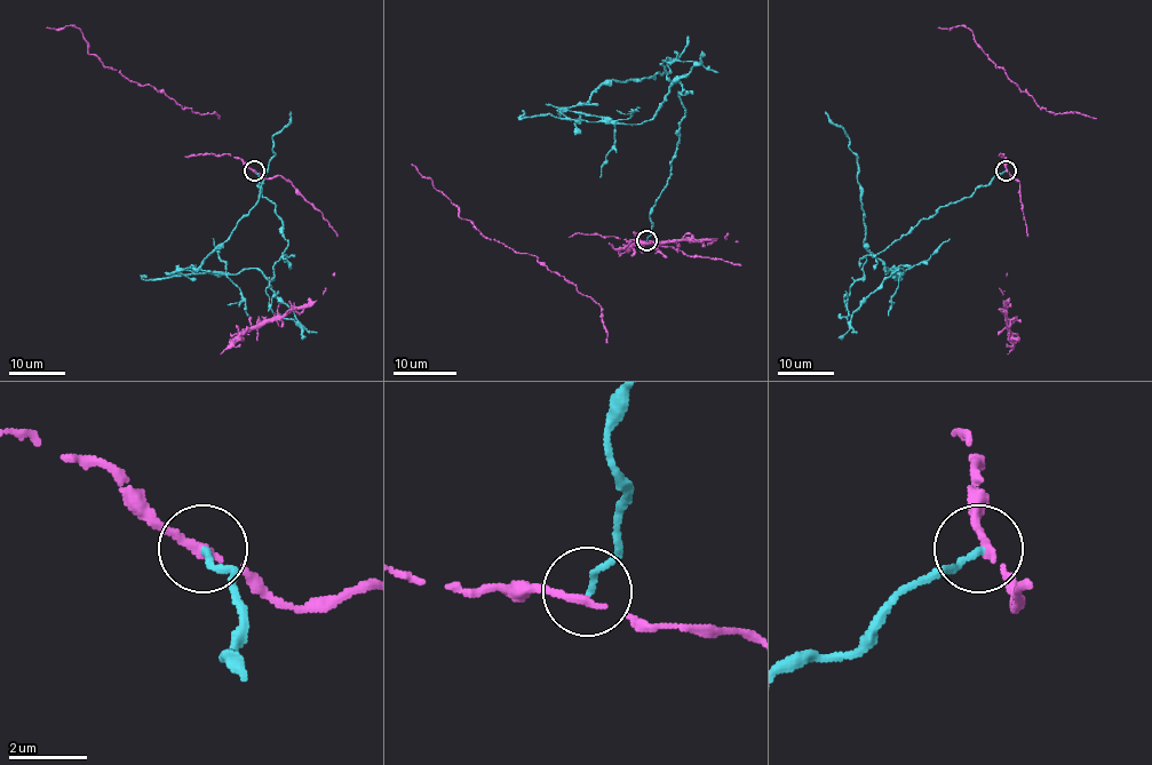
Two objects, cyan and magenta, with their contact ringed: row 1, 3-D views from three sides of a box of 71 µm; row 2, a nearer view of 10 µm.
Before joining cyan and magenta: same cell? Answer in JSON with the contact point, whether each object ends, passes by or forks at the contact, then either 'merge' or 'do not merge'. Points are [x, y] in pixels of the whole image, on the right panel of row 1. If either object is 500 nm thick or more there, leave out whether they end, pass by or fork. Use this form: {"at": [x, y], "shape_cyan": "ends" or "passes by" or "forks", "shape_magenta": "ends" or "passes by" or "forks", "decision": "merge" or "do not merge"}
{"at": [1006, 170], "shape_cyan": "ends", "shape_magenta": "passes by", "decision": "do not merge"}

